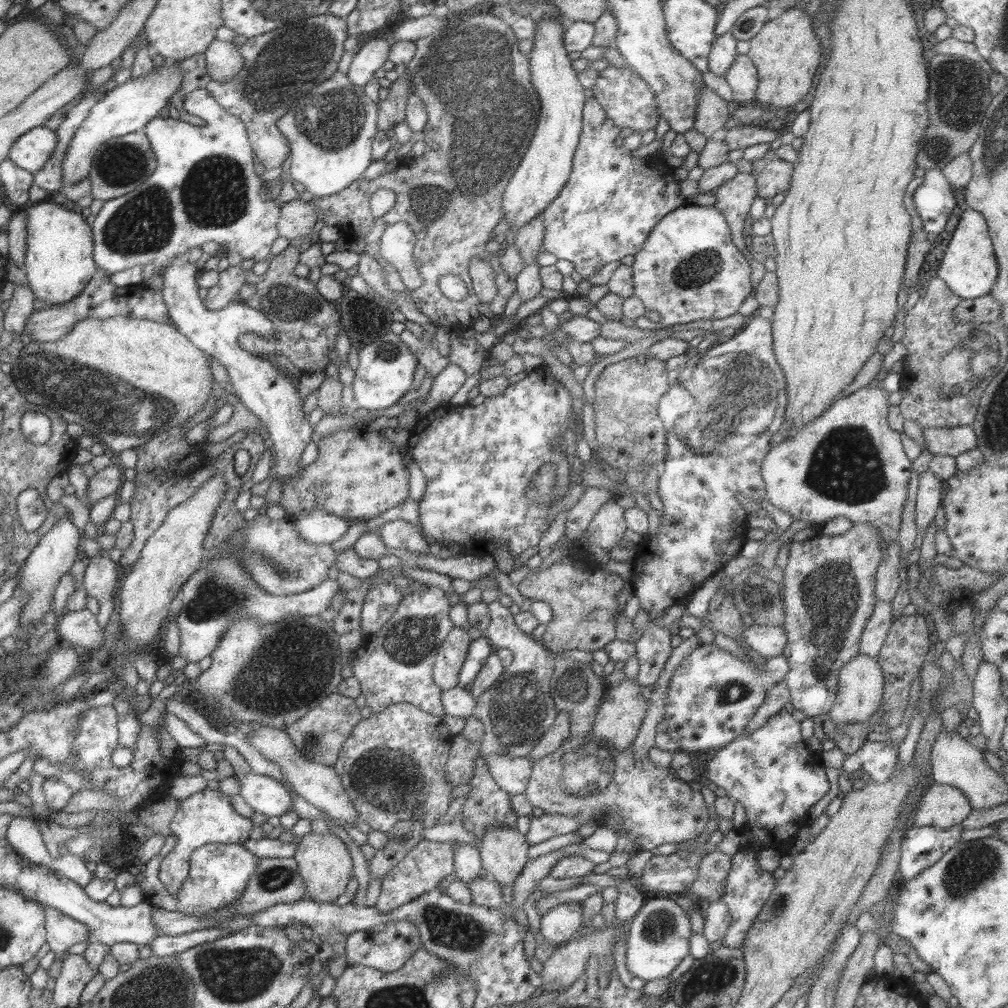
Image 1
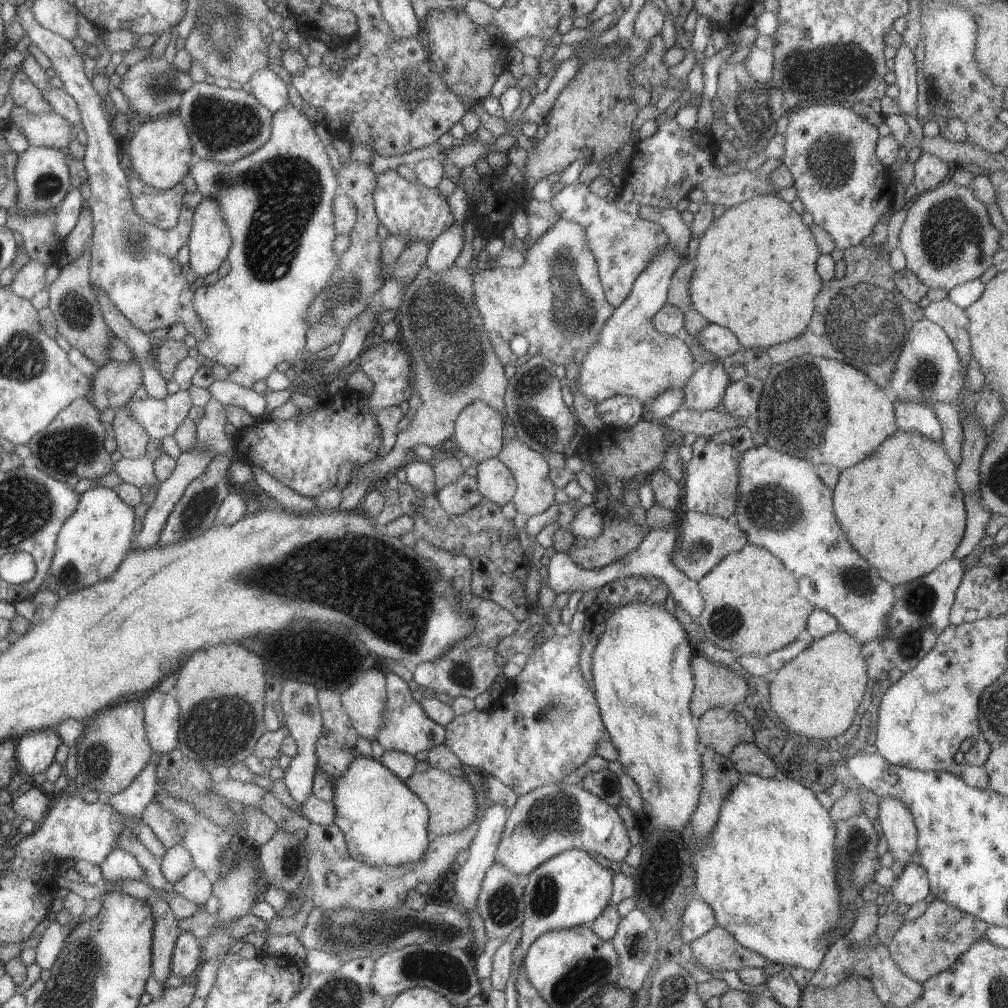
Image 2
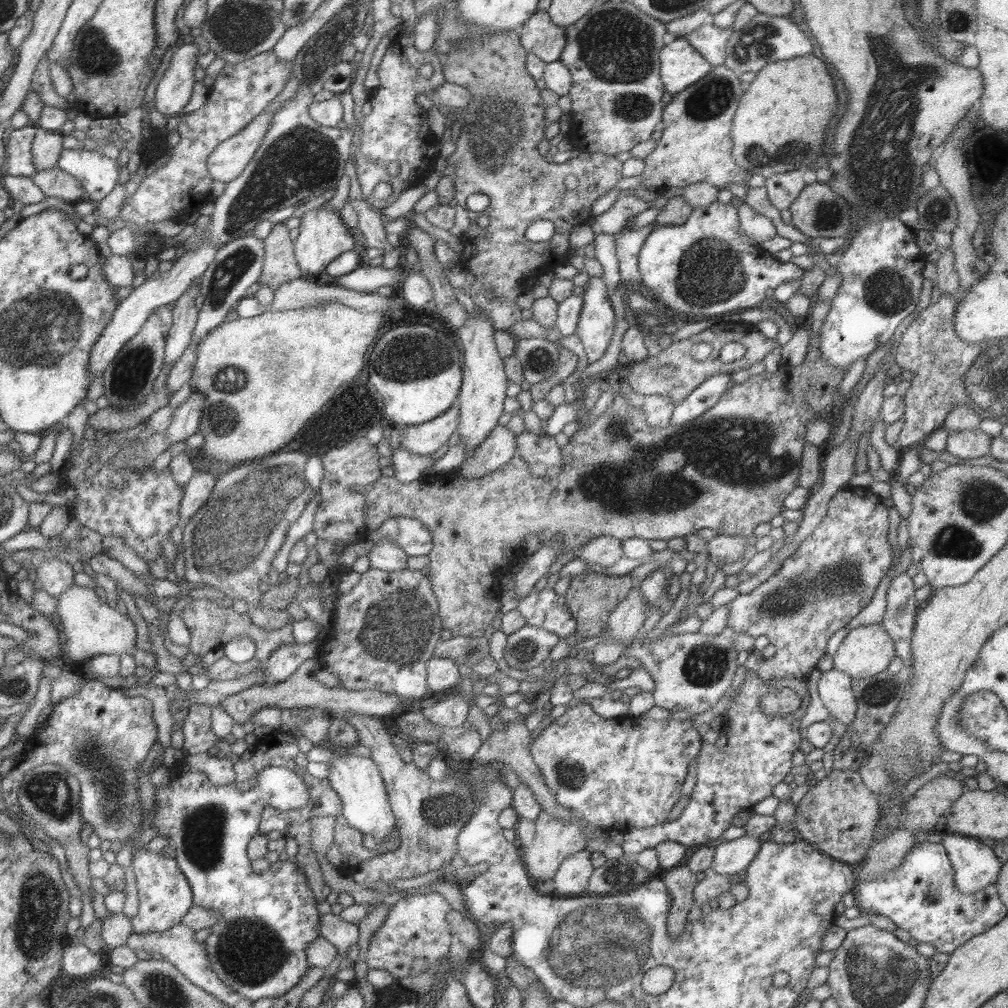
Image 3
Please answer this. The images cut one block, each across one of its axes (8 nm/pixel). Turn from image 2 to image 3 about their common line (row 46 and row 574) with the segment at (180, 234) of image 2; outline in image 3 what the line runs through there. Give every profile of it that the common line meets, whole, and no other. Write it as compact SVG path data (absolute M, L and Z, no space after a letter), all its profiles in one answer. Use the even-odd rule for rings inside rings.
M55 558L40 560L35 566L37 573L34 585L43 589L49 596L58 597L63 591L73 584L73 570L69 563L61 562Z

